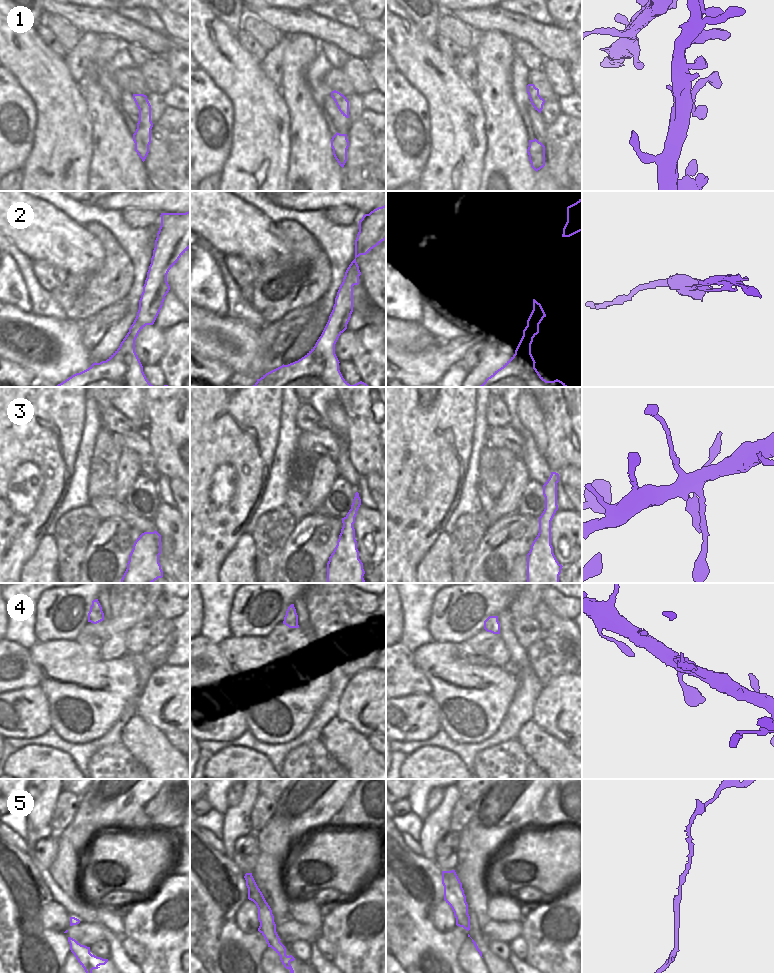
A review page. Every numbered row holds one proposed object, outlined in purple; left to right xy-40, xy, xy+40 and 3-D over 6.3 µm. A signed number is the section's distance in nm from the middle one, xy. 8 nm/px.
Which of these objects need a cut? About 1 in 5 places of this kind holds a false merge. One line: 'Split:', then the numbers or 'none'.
Split: 3

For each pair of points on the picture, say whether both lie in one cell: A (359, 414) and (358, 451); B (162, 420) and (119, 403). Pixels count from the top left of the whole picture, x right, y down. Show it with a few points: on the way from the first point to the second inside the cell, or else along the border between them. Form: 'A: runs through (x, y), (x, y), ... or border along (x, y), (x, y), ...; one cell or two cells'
A: runs through (359, 423), (359, 442); one cell
B: border along (142, 397), (146, 415), (146, 426), (139, 430); two cells

